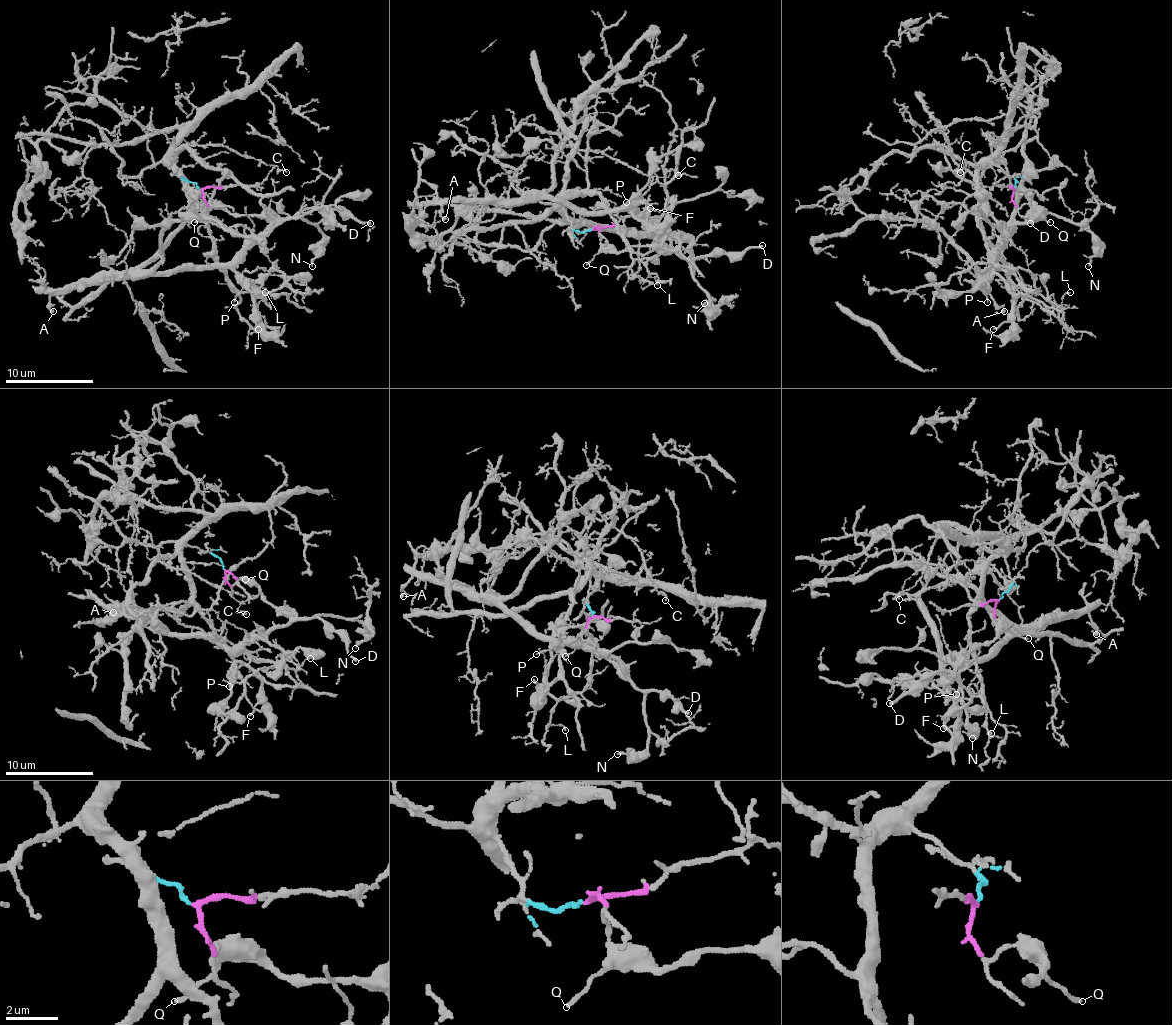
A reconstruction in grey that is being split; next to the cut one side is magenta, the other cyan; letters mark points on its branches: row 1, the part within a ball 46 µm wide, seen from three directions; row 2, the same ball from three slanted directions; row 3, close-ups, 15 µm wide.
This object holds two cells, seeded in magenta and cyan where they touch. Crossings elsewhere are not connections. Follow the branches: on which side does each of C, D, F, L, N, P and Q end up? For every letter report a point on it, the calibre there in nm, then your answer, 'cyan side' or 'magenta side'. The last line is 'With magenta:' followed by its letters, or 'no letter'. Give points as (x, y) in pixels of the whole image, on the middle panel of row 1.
C: (678, 175) | 160 nm | cyan side
D: (762, 245) | 220 nm | magenta side
F: (650, 208) | 150 nm | magenta side
L: (657, 285) | 100 nm | cyan side
N: (704, 303) | 170 nm | magenta side
P: (626, 202) | 120 nm | magenta side
Q: (586, 265) | 130 nm | magenta side
With magenta: D, F, N, P, Q

